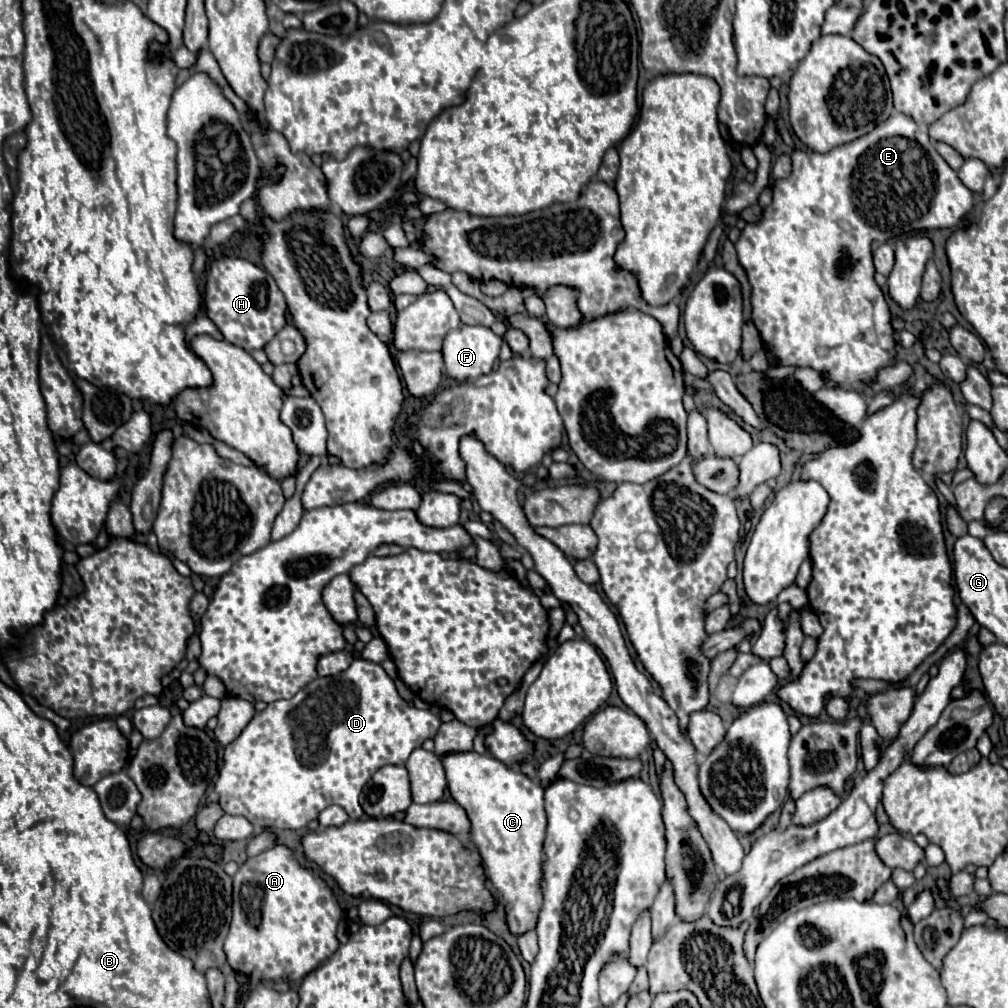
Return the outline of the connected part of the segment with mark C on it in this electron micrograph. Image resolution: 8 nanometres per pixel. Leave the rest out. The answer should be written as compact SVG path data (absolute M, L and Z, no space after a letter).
M448 752L440 756L448 790L466 810L472 822L472 842L478 846L492 886L498 890L512 934L524 934L536 926L542 904L542 842L546 834L544 790L518 768L506 766L490 754Z

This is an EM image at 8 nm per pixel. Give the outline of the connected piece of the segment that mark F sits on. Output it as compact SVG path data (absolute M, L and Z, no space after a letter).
M458 326L442 346L448 376L456 380L472 380L492 372L498 360L502 338L486 326Z

